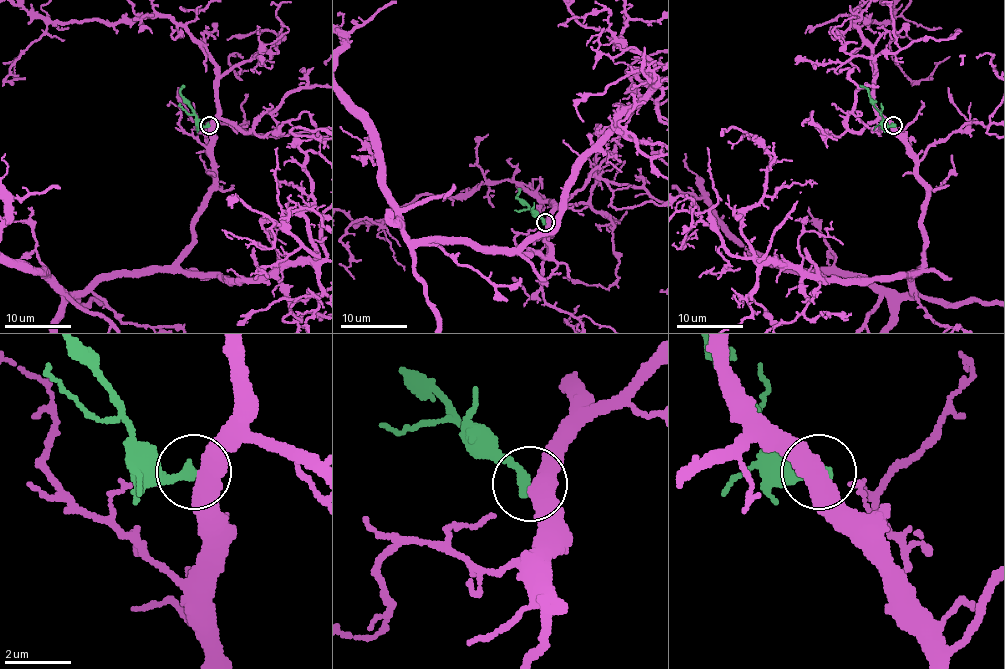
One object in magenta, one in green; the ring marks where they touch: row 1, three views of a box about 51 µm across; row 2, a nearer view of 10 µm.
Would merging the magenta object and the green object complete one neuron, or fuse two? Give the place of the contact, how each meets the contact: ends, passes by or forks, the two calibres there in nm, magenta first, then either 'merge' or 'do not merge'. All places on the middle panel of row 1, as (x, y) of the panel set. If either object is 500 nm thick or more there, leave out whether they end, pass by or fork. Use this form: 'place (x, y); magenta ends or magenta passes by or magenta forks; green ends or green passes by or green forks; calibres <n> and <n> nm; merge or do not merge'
place (545, 222); calibres 550 and 380 nm; do not merge

